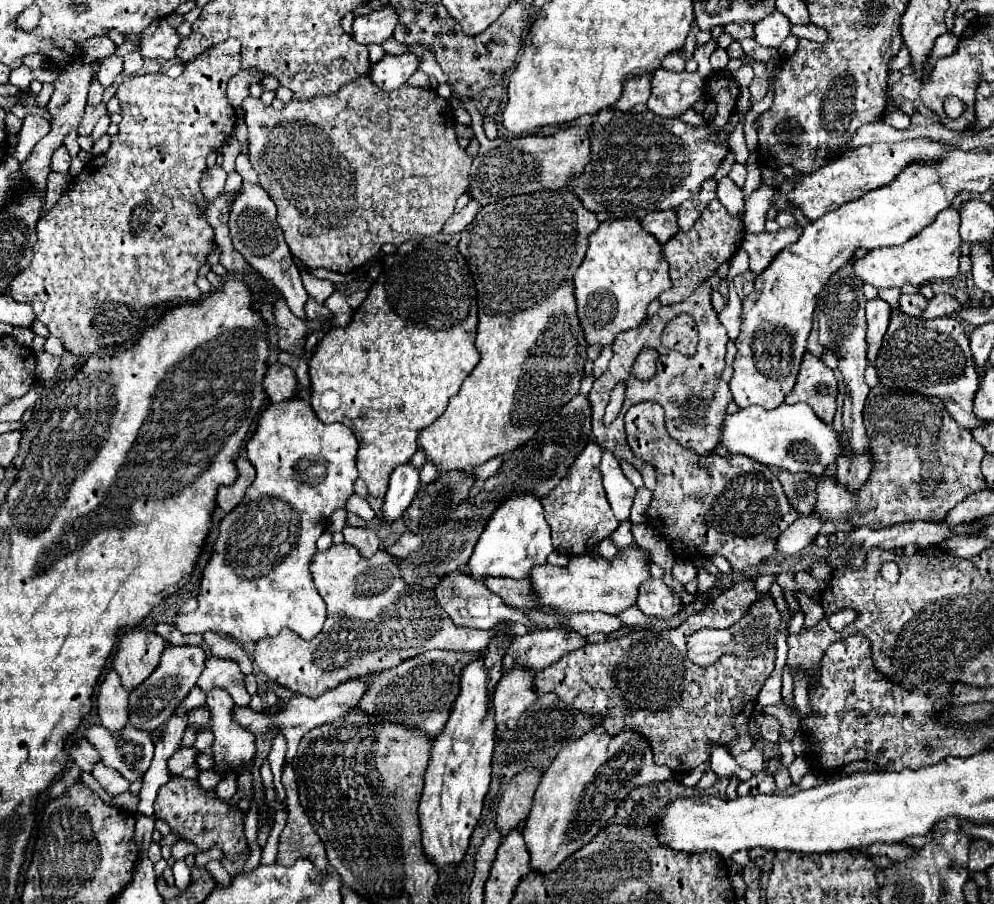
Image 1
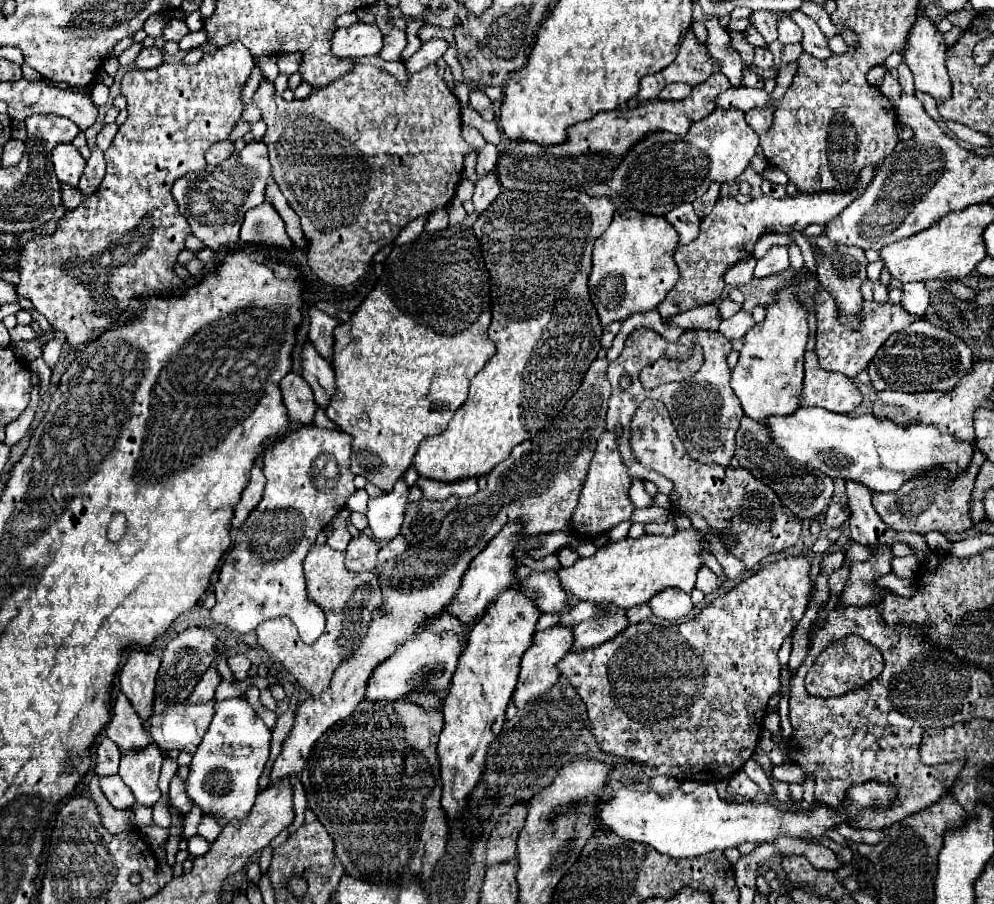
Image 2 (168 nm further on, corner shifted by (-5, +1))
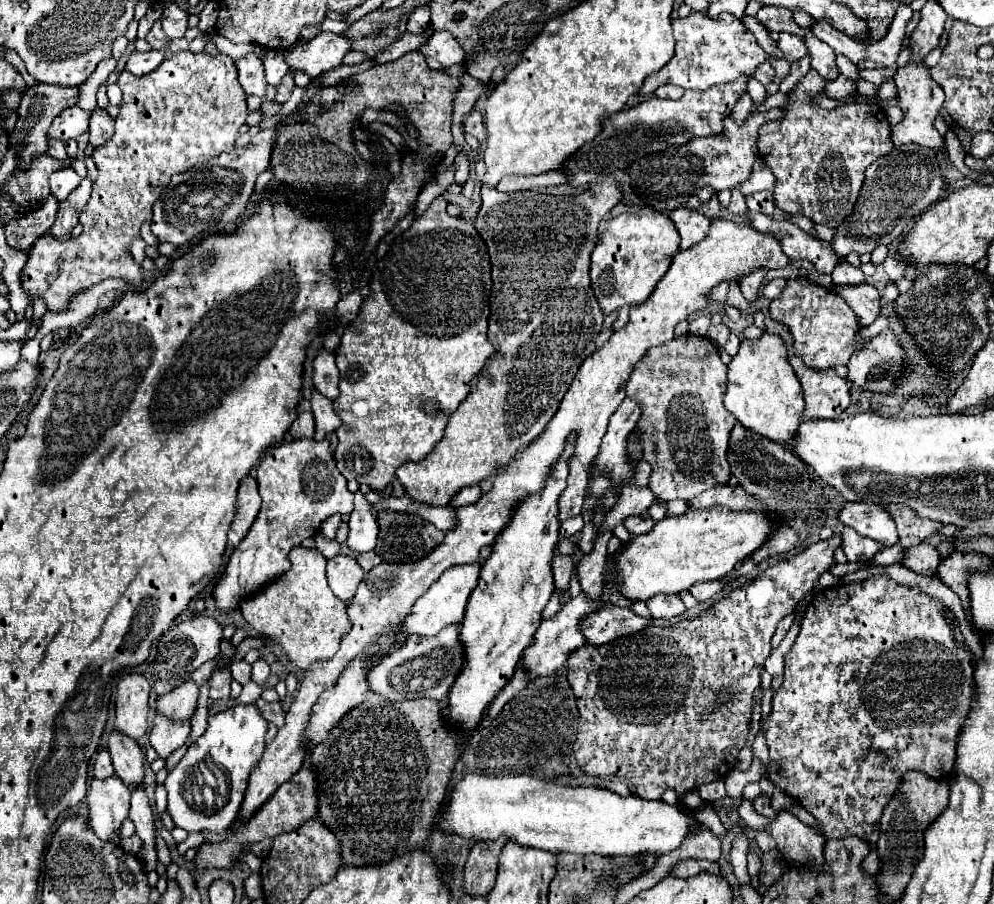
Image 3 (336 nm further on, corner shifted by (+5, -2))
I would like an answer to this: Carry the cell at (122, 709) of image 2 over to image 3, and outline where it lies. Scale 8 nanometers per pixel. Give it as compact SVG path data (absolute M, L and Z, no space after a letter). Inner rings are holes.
M114 730L108 738L108 752L114 762L116 776L122 778L128 786L136 786L144 778L144 752L136 740Z

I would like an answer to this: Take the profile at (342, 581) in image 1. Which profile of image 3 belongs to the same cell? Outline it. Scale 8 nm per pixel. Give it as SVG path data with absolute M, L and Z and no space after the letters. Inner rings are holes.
M292 548L288 554L292 568L282 576L278 582L270 584L268 590L262 590L262 594L254 596L254 600L246 600L240 606L240 612L244 620L250 624L252 630L256 630L260 636L266 636L274 640L284 654L288 656L288 662L294 668L308 670L314 662L326 662L330 660L332 654L338 652L340 648L340 638L350 630L350 620L348 620L348 602L336 598L336 594L330 590L326 582L326 558L318 550L308 550L308 548Z

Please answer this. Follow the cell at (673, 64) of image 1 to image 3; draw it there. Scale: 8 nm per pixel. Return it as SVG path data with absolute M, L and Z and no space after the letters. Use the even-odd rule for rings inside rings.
M692 12L688 18L672 20L672 26L676 38L676 54L662 70L650 74L644 80L640 88L642 96L650 96L658 86L670 82L686 90L706 90L714 84L734 82L740 76L750 78L754 68L766 60L766 52L732 14L720 14L718 20L710 20L706 12Z

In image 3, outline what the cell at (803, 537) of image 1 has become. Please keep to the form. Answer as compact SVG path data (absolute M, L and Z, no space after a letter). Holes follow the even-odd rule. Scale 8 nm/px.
M848 502L838 512L838 522L854 528L858 534L868 536L882 546L894 546L898 544L898 532L896 524L890 518L890 514L880 504L858 504Z

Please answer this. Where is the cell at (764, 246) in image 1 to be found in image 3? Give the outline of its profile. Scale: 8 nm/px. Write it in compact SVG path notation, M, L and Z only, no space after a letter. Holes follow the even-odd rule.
M760 266L758 270L752 270L750 274L738 278L738 286L740 286L742 294L746 296L746 300L756 300L756 294L758 294L758 290L760 290L762 280L766 278L766 274L768 274L768 268Z

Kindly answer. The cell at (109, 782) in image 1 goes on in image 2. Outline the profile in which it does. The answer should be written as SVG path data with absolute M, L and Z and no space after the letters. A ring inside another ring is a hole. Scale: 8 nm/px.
M118 775L100 777L100 787L114 809L132 809L134 807L132 789Z

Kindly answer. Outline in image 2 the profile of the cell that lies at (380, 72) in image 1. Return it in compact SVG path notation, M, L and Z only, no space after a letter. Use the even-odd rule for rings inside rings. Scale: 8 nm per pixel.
M432 39L428 43L422 43L420 51L404 63L406 71L416 73L416 71L428 67L430 63L436 63L446 53L446 49L448 49L448 41L444 41L444 39Z

